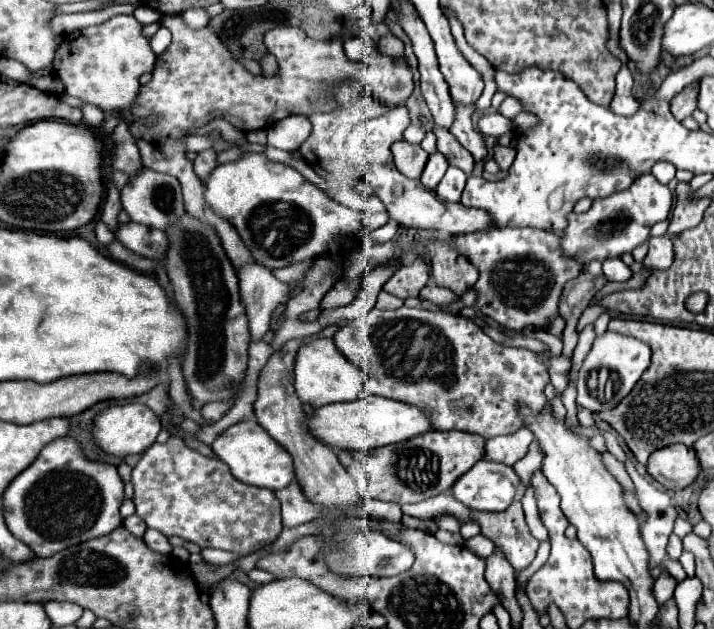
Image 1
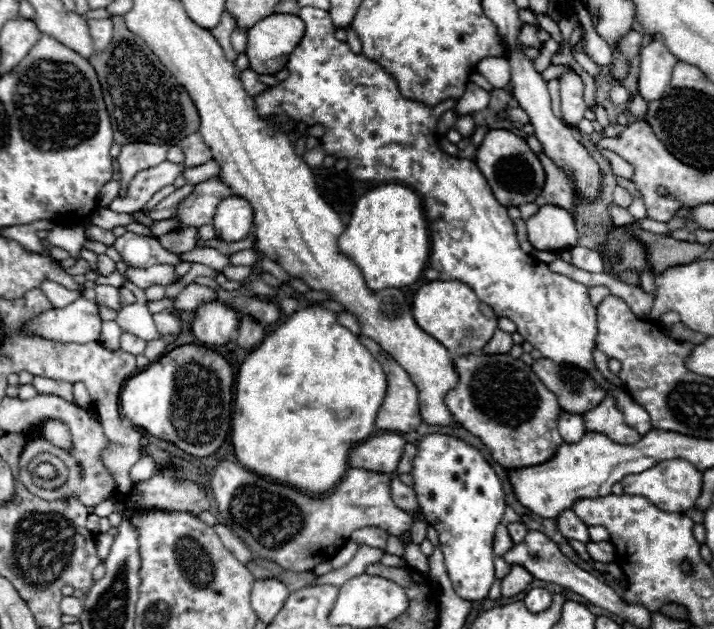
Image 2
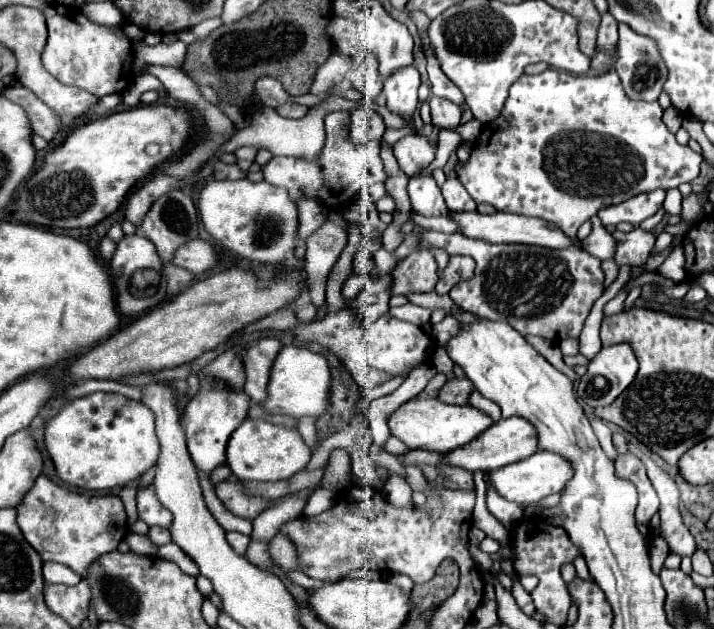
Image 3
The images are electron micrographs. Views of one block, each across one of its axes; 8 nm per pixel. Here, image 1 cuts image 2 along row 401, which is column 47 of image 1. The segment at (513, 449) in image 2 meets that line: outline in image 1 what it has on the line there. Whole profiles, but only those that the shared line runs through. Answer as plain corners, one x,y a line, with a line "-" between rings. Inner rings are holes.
62,436
50,442
48,446
44,446
38,458
12,480
2,500
4,500
4,518
8,530
18,540
22,540
36,556
46,558
64,550
64,546
74,546
90,538
110,534
116,526
120,526
122,516
118,508
124,500
124,484
116,466
90,460
74,436

